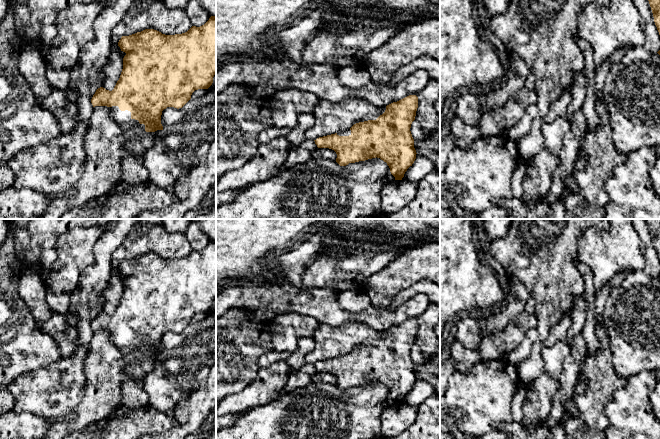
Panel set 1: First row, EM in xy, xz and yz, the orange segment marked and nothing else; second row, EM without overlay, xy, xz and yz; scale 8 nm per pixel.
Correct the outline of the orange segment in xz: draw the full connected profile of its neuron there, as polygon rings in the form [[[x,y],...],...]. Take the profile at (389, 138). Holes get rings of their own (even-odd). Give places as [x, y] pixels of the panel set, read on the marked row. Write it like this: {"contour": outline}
{"contour": [[[409,95],[397,102],[386,106],[385,112],[376,120],[368,120],[354,124],[350,129],[335,134],[317,138],[315,144],[318,148],[329,148],[336,152],[336,162],[340,166],[349,163],[365,161],[372,158],[380,158],[390,168],[395,180],[402,180],[407,169],[416,159],[414,139],[410,128],[415,120],[418,108],[418,97]]]}

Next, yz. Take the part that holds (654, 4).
{"contour": [[[648,0],[648,1],[653,13],[655,25],[660,35],[660,0]]]}

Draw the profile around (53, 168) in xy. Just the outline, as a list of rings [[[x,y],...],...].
[[[115,0],[95,18],[95,38],[82,48],[79,63],[75,67],[71,79],[72,90],[79,94],[75,102],[78,108],[77,124],[69,134],[61,133],[49,142],[19,151],[9,164],[16,174],[13,188],[29,188],[45,194],[50,199],[64,198],[72,193],[85,168],[84,136],[89,129],[93,112],[91,99],[97,90],[97,80],[102,78],[101,70],[108,61],[112,32],[124,19],[135,1]]]

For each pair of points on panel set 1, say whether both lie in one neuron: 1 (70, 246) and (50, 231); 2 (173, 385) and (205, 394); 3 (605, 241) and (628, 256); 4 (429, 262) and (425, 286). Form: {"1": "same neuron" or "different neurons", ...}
{"1": "different neurons", "2": "different neurons", "3": "same neuron", "4": "different neurons"}

